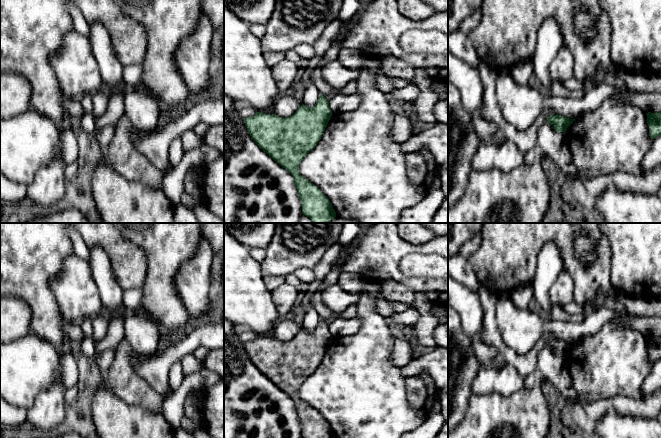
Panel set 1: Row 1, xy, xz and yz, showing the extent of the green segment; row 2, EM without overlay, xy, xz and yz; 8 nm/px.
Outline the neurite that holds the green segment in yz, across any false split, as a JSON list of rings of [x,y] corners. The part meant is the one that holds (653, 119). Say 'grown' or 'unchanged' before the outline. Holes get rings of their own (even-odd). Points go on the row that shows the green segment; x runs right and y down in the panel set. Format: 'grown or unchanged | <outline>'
unchanged | [[[661,112],[659,113],[647,113],[647,124],[649,126],[650,136],[655,139],[661,136]]]

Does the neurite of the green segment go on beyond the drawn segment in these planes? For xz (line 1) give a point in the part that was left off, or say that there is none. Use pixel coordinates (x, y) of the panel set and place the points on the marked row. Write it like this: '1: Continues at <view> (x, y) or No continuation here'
1: No continuation here

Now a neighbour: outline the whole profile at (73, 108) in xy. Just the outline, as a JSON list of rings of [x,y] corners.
[[[65,96],[62,98],[62,103],[63,103],[65,111],[71,118],[75,117],[80,120],[82,118],[82,116],[85,114],[85,111],[81,105],[79,99],[73,100],[73,99]]]

